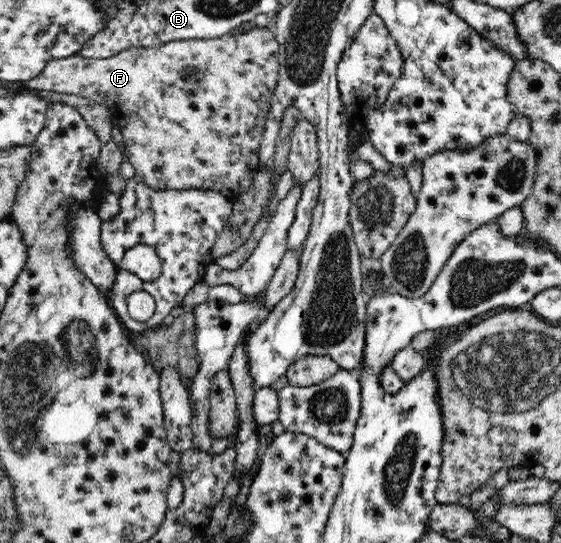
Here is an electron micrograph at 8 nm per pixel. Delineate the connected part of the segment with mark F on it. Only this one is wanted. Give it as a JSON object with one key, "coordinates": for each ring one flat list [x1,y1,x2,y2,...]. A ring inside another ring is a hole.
{"coordinates":[[255,27,239,36,227,36,212,39,192,39,171,41,151,48,130,48,122,50,108,59,84,59,79,54,55,59,44,67,44,72,33,81,23,83,28,89,56,92,60,94,76,94,103,105,110,111,113,125,117,127,123,139,122,150,126,159,135,171,144,178,144,182,158,189,207,189,224,194,228,201,238,201,252,187,252,181,260,169,261,139,265,129,268,109,272,103,272,95,280,82,280,42,271,27]]}

